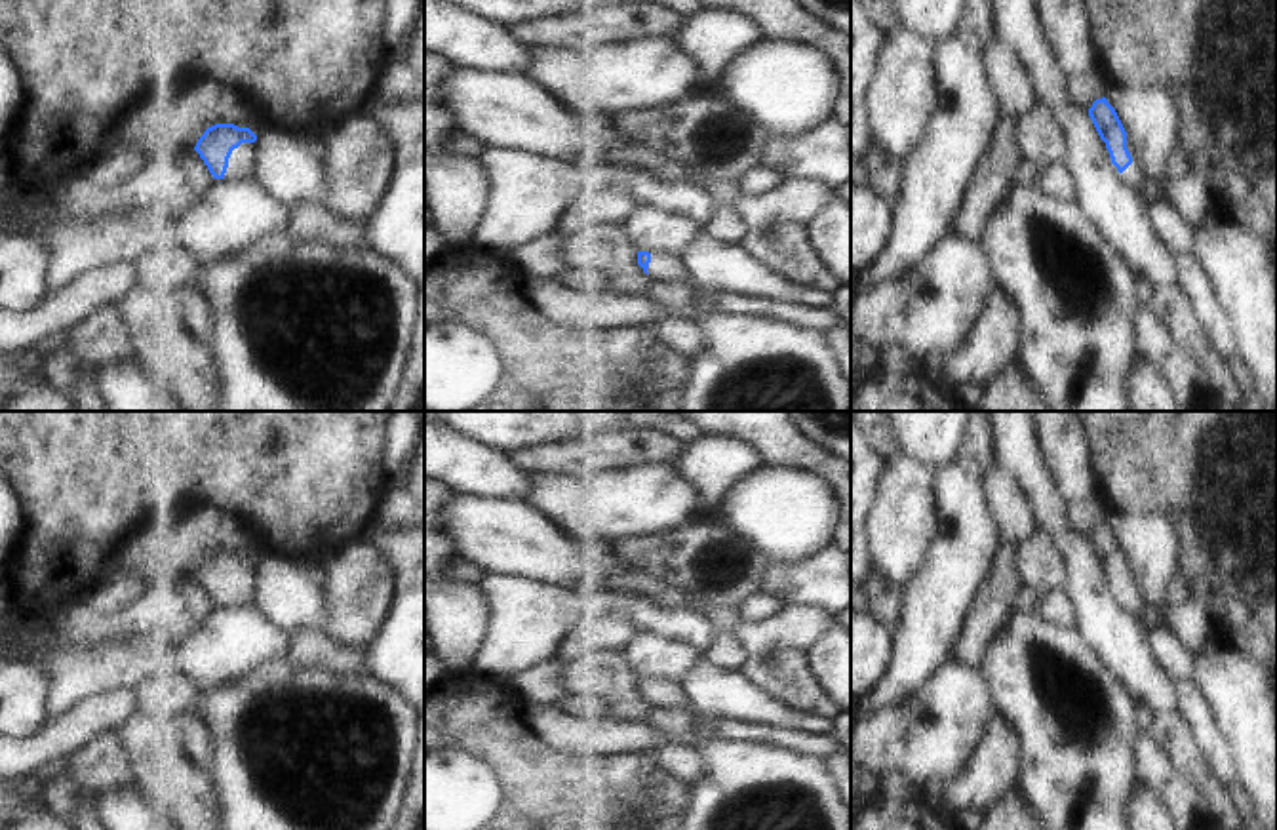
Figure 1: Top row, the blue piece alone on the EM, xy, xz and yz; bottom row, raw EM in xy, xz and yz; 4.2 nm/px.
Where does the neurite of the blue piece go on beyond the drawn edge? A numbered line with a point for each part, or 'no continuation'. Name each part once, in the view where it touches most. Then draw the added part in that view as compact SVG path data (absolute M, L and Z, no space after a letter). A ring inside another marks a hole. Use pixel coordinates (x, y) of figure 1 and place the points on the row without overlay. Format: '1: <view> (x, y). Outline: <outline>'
1: xy (240, 591). Outline: M236 575L228 584L228 594L225 603L228 605L244 605L247 602L257 600L257 592L253 588L253 577Z

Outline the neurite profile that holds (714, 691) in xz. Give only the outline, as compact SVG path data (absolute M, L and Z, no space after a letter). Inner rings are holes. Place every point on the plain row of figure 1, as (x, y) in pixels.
M706 657L687 672L683 683L693 710L702 718L788 727L799 723L792 708L752 683L742 672L731 672Z

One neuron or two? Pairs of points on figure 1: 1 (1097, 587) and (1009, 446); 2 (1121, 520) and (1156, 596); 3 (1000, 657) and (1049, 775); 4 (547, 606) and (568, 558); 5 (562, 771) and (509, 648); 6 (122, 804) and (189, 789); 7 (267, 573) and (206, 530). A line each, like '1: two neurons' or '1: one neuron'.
1: one neuron
2: one neuron
3: one neuron
4: two neurons
5: two neurons
6: two neurons
7: two neurons

